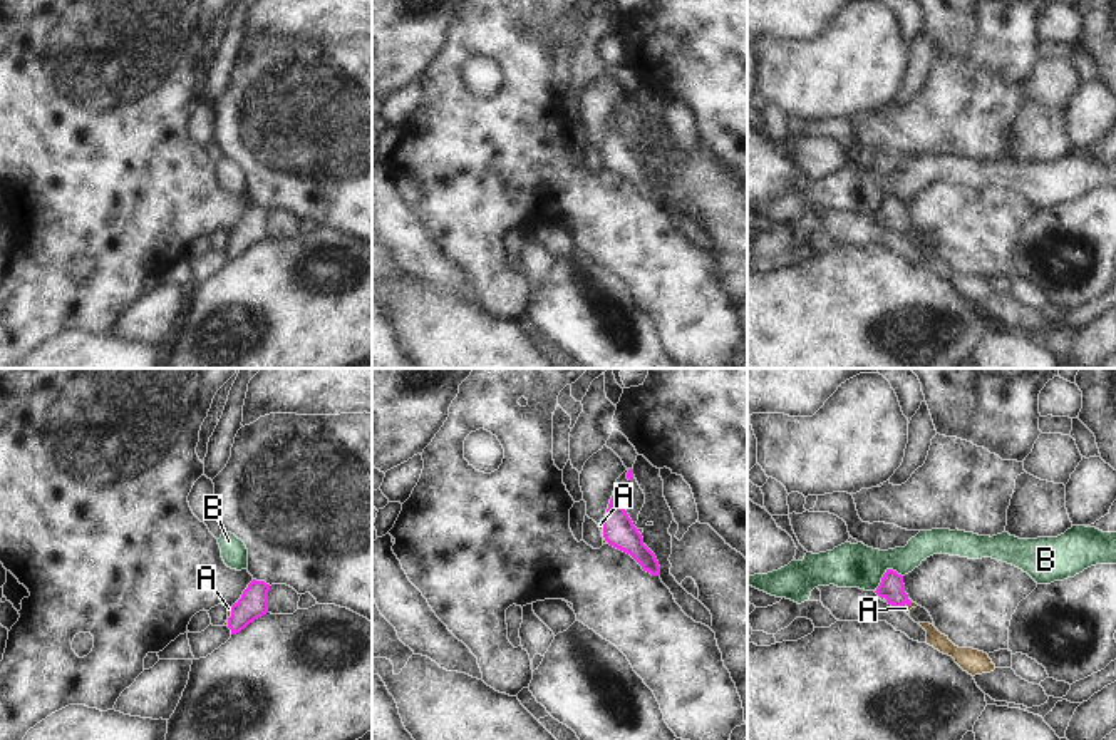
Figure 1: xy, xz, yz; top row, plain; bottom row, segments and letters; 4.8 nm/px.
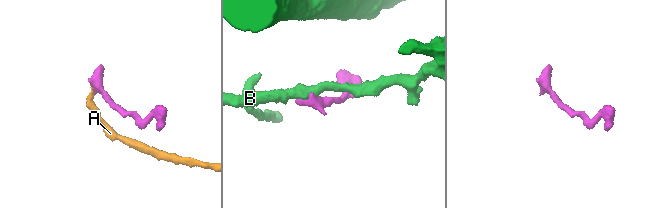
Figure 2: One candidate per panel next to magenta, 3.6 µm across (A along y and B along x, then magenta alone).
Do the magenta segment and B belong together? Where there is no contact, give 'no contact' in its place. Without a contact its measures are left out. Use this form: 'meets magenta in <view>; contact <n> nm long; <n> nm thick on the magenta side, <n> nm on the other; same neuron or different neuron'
meets magenta in yz; contact 160 nm long; 120 nm thick on the magenta side, 200 nm on the other; different neuron

